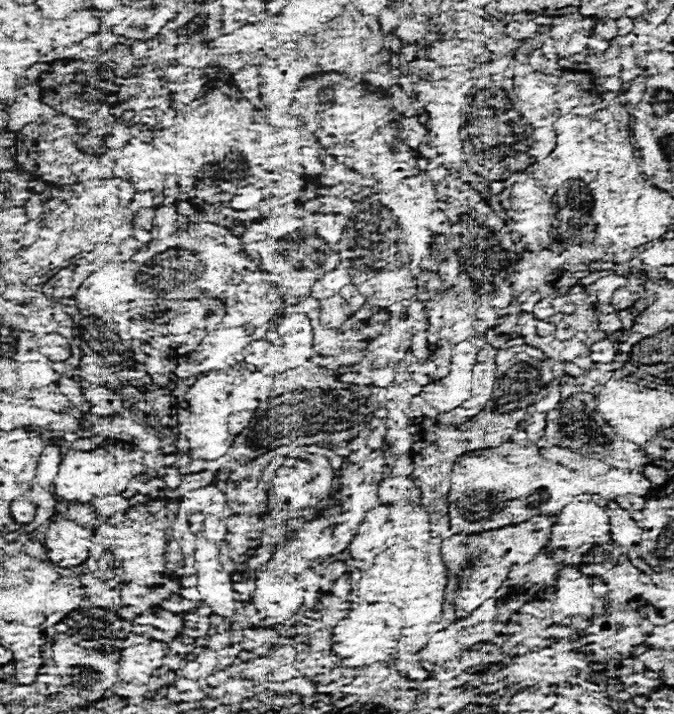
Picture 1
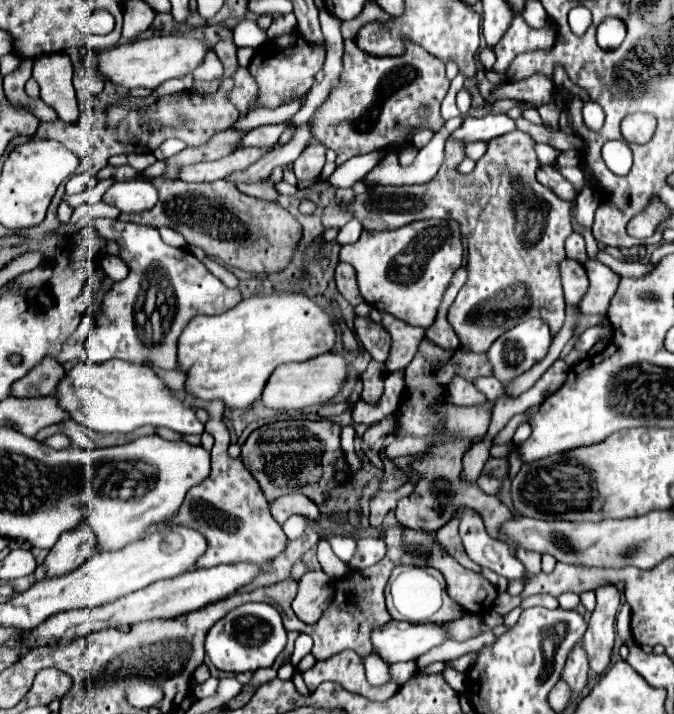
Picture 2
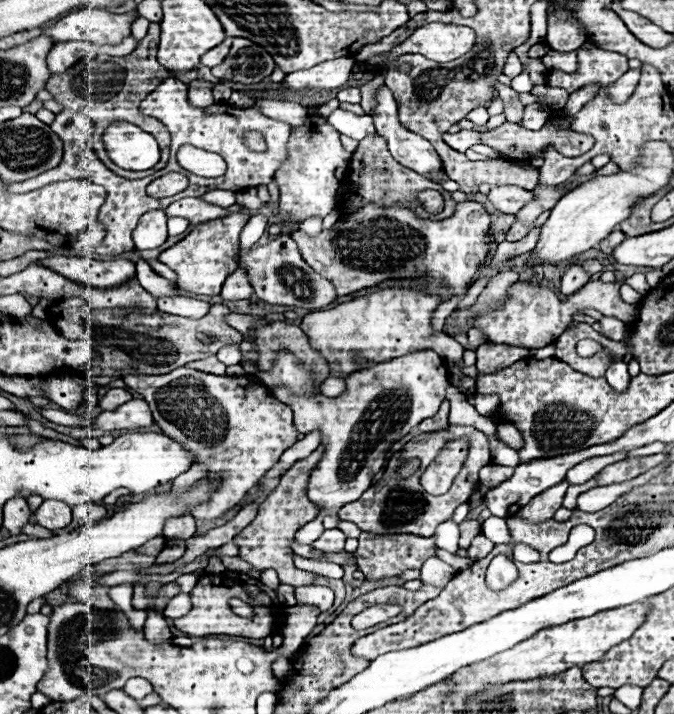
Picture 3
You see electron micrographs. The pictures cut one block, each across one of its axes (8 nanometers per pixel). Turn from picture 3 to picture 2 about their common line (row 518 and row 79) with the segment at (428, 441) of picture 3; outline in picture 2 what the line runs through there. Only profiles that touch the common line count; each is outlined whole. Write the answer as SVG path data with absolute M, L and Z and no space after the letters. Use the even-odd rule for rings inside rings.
M346 40L344 44L346 52L340 84L332 88L326 102L308 122L314 140L338 154L338 166L352 156L392 146L414 126L430 124L434 130L442 126L440 102L448 92L450 80L438 58L410 42L406 44L406 54L400 58L374 58L364 54L354 40ZM422 106L430 108L430 118L426 122L422 122L422 116L418 114Z

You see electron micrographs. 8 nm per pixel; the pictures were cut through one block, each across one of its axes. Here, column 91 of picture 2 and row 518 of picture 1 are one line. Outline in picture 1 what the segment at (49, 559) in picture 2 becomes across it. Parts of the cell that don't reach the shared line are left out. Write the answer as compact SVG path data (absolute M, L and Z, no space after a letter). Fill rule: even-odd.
M536 516L528 518L528 522L514 522L512 526L498 526L476 534L452 534L450 538L444 538L440 542L442 558L448 568L460 572L460 592L456 598L458 608L464 608L466 612L474 610L480 602L496 594L512 566L532 562L532 558L542 554L550 542L552 522L556 522L556 516ZM466 566L472 566L472 574L464 574Z

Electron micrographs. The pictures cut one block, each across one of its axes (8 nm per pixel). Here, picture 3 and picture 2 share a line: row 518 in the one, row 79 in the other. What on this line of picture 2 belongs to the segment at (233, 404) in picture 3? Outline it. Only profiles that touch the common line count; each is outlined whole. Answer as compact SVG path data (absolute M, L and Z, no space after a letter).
M210 50L206 54L206 58L202 60L202 64L194 70L194 78L196 80L214 80L222 76L222 64L218 60L218 56L214 54L214 50Z

